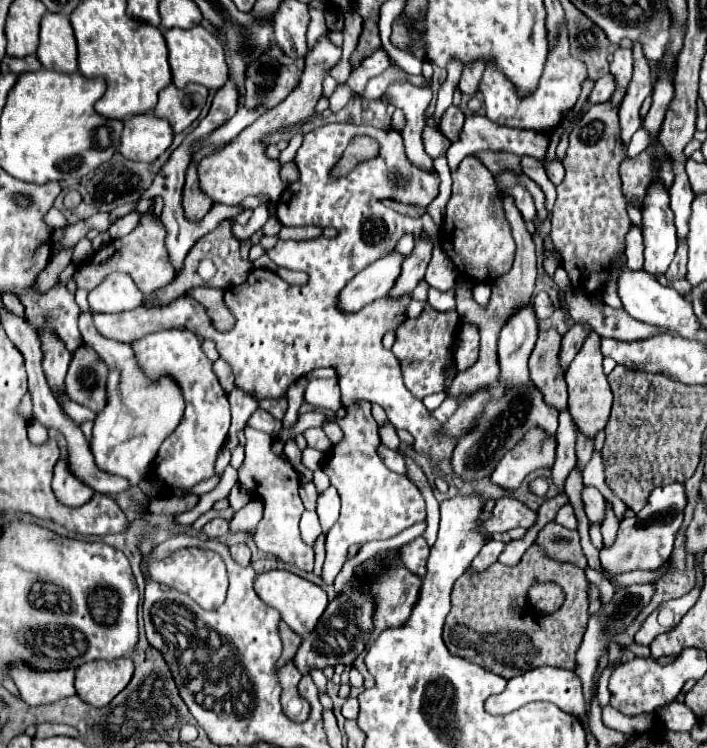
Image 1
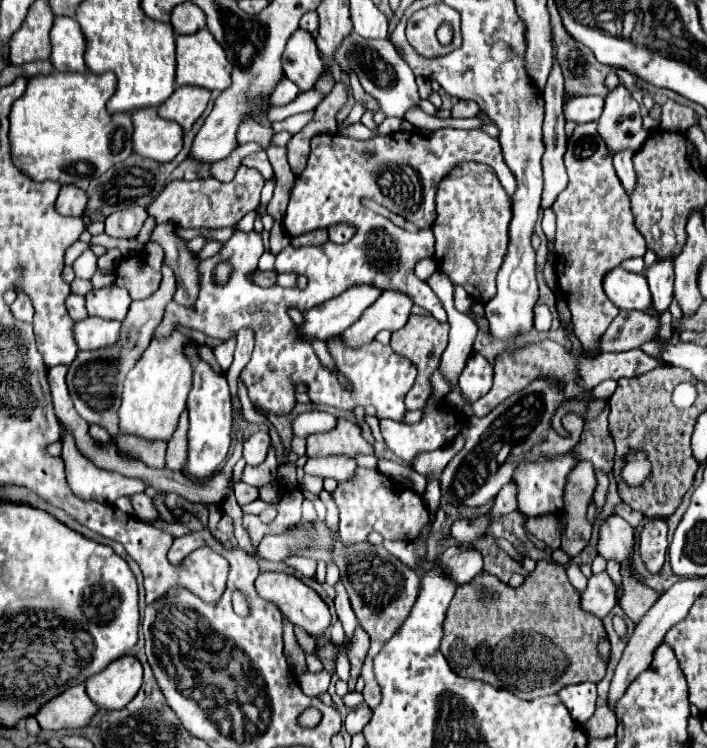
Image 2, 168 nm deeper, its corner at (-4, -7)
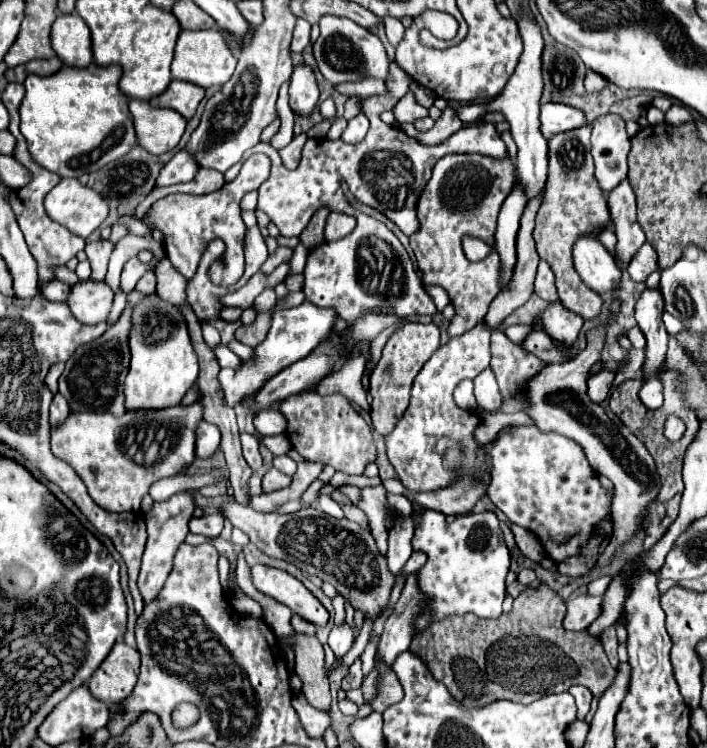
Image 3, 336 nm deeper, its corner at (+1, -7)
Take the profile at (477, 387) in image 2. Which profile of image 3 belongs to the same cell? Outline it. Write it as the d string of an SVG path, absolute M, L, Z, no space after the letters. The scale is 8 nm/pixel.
M487 367L485 371L481 371L475 379L475 397L477 397L477 403L481 407L487 407L489 411L497 409L499 407L499 389L497 389L497 381L495 381L495 375L491 371L491 367Z

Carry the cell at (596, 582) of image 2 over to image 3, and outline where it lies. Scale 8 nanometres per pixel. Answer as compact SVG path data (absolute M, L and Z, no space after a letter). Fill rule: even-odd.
M577 595L567 603L567 615L563 621L563 627L569 631L581 631L587 629L599 615L605 595ZM573 611L573 613L571 613Z

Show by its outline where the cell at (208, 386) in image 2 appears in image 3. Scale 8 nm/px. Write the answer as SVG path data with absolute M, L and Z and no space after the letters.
M201 419L199 425L197 425L195 435L197 435L197 441L195 441L195 455L197 455L197 459L211 457L217 451L219 441L221 441L219 427L213 425L213 423L207 423L205 419Z

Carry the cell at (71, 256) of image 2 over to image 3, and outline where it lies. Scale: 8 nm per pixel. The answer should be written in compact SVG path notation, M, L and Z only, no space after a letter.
M61 179L59 185L55 185L47 193L45 211L53 221L63 223L73 235L87 239L103 223L103 219L109 213L109 207L107 207L107 201L97 191L81 185L77 179Z

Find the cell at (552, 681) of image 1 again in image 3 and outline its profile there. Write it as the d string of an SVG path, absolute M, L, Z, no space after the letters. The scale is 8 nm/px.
M573 685L569 689L569 693L575 697L575 705L577 705L577 719L585 719L585 715L589 713L589 705L591 705L591 691L587 691L587 687L583 685Z

